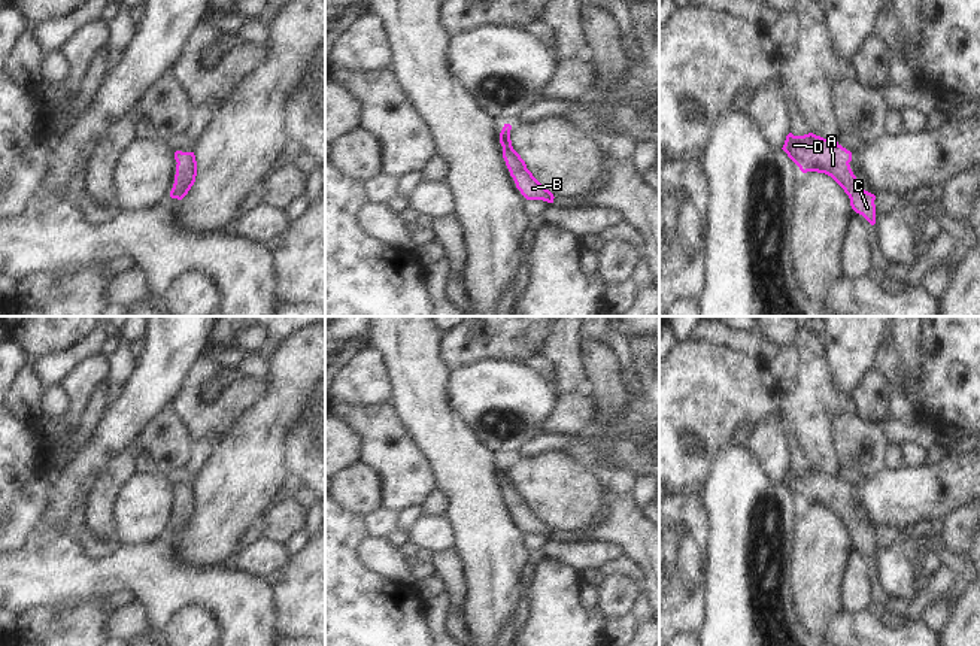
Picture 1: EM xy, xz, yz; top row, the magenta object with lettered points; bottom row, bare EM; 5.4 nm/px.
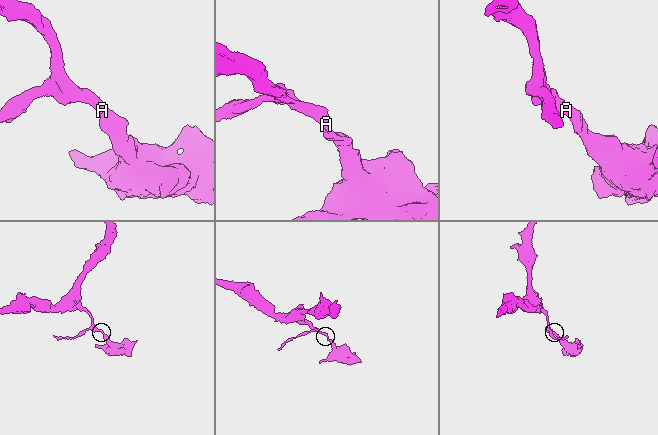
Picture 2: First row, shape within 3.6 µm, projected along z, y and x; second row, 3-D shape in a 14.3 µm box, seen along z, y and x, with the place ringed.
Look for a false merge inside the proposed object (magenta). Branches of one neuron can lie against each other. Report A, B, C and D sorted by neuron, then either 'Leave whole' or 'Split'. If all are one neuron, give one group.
Groups: A B C D. Leave whole.

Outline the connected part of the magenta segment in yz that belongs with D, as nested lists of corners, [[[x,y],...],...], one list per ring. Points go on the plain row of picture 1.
[[[813,467],[786,470],[782,482],[802,507],[817,506],[831,510],[849,530],[852,543],[871,559],[876,558],[876,530],[865,525],[850,503],[852,486],[838,476]]]

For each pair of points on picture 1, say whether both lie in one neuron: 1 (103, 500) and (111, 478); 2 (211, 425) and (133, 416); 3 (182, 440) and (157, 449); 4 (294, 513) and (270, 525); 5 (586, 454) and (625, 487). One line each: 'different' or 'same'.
1: same
2: different
3: same
4: same
5: different

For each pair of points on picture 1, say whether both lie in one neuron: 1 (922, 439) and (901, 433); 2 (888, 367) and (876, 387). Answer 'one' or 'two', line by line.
1: one
2: two

